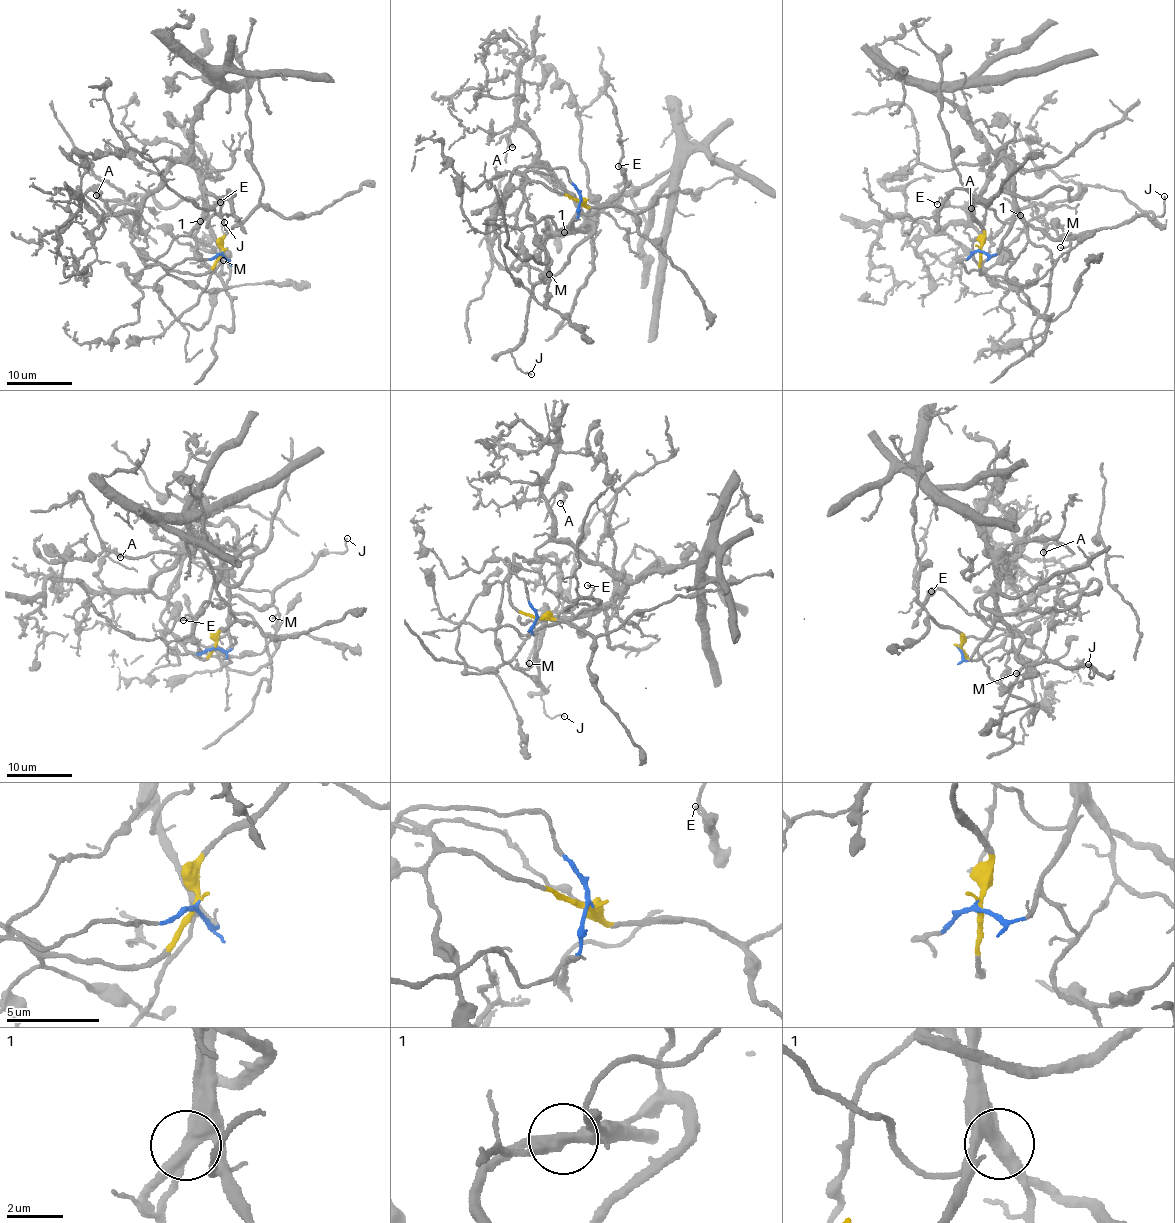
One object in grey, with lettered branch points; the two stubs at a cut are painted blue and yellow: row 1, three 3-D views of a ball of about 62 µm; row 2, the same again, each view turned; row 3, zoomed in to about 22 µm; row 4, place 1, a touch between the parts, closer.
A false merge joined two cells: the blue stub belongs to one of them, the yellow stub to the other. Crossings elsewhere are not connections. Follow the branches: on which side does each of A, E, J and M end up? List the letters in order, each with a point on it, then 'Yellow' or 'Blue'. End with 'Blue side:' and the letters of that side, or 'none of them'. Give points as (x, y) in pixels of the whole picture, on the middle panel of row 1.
A: Place: (512, 147). Yellow
E: Place: (618, 166). Blue
J: Place: (531, 374). Blue
M: Place: (549, 274). Blue
Blue side: E, J, M

